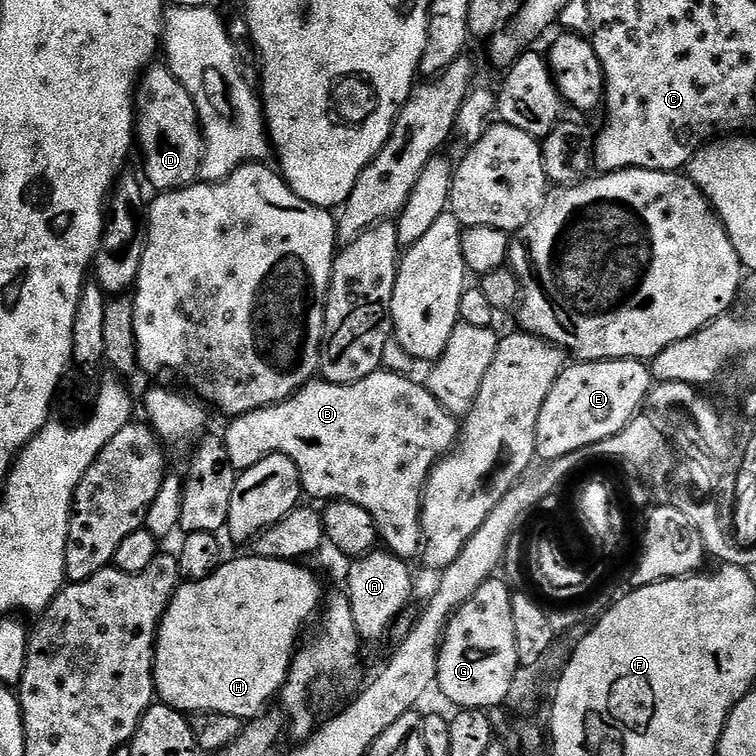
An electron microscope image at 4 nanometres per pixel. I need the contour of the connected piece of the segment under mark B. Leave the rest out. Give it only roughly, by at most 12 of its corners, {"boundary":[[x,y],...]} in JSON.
{"boundary":[[387,370],[317,378],[222,435],[237,473],[288,456],[409,562],[461,429]]}

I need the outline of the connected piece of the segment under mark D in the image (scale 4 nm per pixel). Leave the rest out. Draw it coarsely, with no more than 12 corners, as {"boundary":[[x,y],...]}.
{"boundary":[[167,63],[136,89],[142,176],[157,193],[200,180],[194,98]]}

